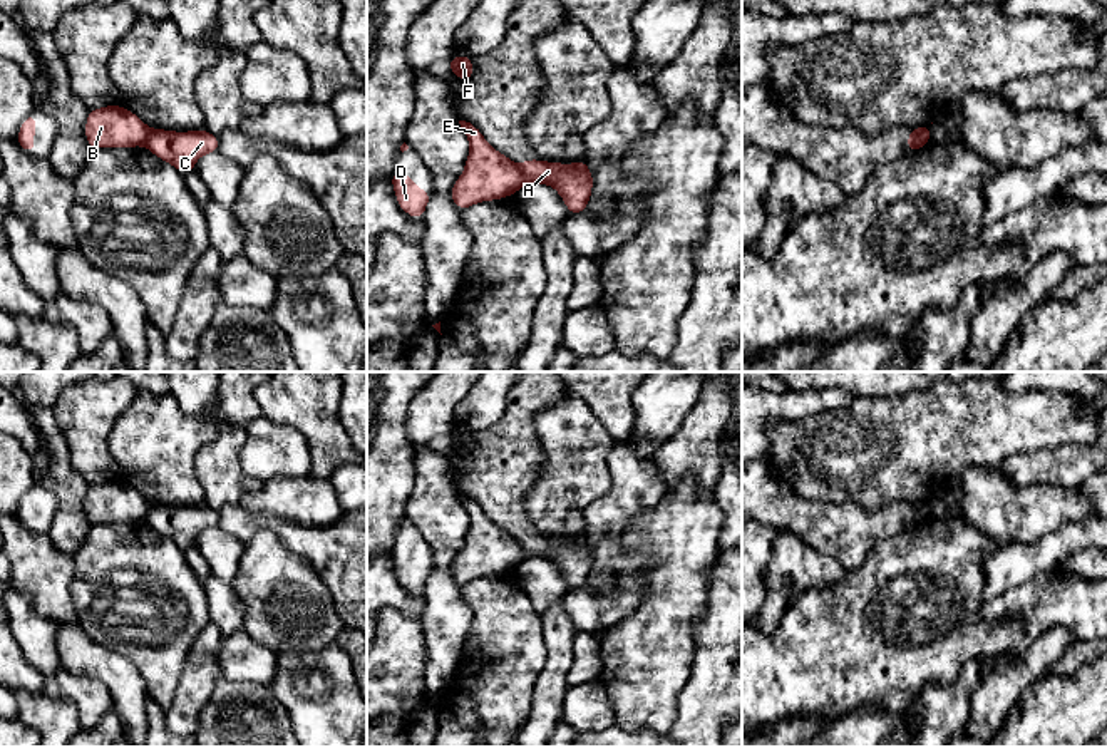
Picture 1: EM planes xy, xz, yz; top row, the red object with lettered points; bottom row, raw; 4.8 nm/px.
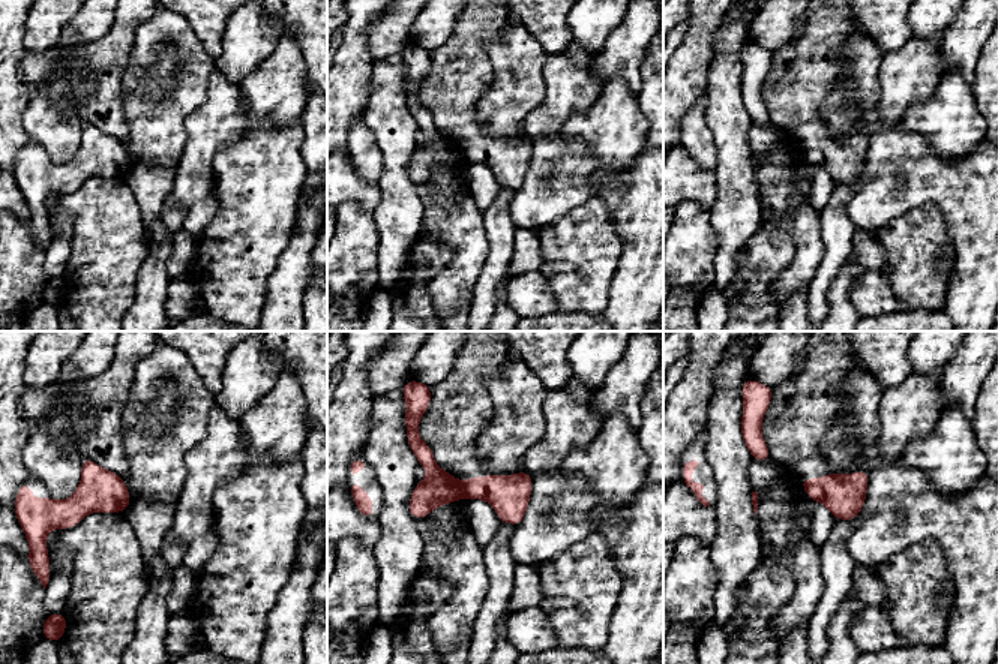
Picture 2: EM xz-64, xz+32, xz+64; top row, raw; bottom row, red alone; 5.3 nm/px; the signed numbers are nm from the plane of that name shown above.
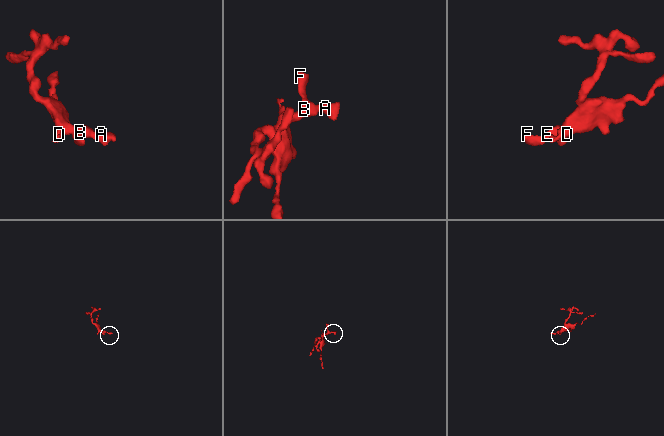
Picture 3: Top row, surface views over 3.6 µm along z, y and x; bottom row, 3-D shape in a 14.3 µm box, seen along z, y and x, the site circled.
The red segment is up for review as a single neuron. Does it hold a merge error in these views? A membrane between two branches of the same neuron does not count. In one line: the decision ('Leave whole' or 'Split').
Split

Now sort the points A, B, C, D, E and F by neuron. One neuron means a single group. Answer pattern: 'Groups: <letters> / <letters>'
Groups: A C / B D E F

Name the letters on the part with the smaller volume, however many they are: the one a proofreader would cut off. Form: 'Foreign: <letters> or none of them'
Foreign: A, C

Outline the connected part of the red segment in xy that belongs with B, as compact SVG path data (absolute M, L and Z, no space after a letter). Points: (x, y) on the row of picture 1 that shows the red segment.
M119 104L90 109L85 139L90 149L144 146L151 129L134 112Z

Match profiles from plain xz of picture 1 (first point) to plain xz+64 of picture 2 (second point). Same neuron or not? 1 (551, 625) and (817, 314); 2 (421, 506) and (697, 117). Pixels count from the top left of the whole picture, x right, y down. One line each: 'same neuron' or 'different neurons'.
1: same neuron
2: different neurons

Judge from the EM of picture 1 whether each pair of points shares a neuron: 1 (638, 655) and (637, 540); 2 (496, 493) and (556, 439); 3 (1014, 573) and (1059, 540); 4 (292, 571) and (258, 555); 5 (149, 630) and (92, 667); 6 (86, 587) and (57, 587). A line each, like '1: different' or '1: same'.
1: same
2: different
3: same
4: same
5: different
6: different

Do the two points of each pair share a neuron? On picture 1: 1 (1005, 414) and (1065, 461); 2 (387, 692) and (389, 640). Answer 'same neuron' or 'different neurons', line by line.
1: different neurons
2: same neuron

